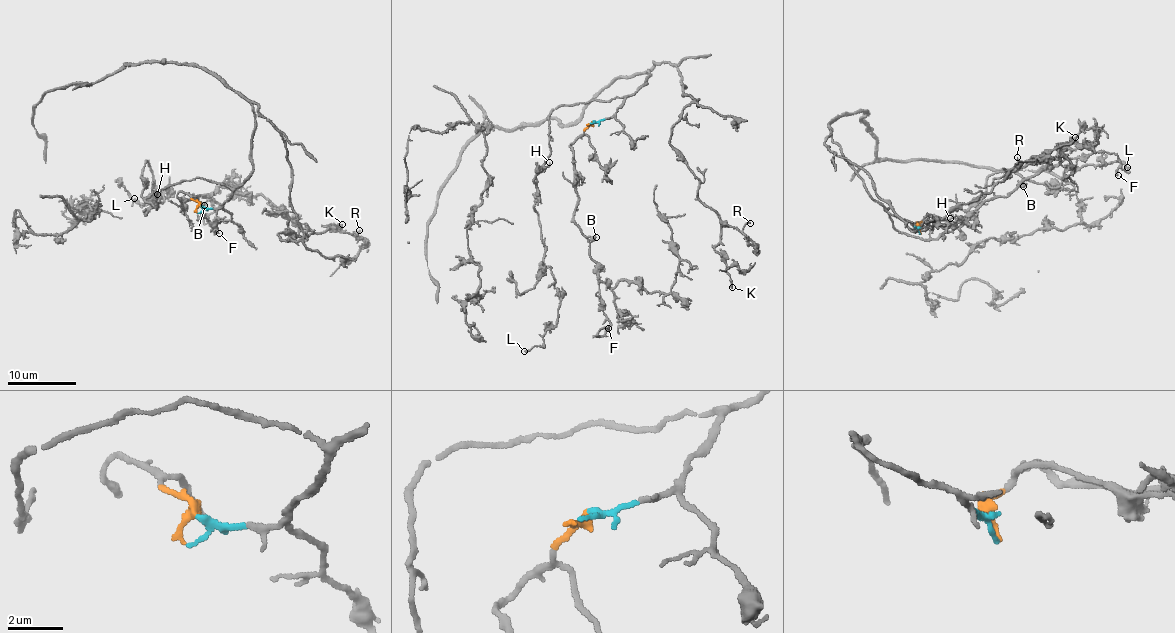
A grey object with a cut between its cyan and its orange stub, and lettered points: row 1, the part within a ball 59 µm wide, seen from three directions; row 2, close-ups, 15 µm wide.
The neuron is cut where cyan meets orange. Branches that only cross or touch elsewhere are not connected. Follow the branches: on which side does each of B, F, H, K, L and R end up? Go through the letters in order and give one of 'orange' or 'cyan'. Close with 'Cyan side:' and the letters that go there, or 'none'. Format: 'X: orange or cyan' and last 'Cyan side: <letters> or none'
B: orange
F: orange
H: cyan
K: cyan
L: cyan
R: cyan
Cyan side: H, K, L, R

